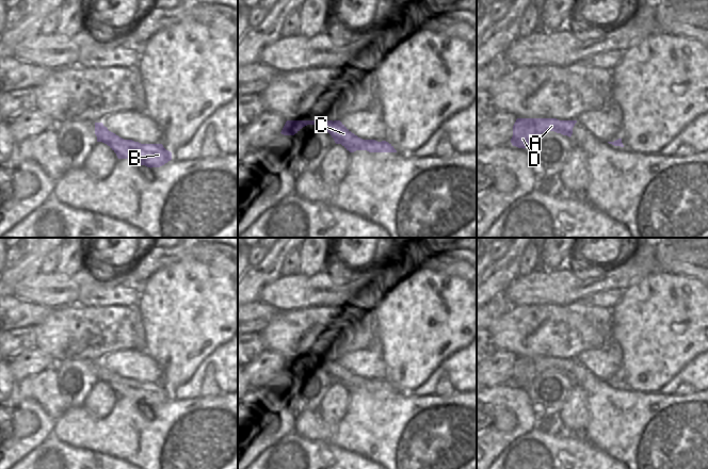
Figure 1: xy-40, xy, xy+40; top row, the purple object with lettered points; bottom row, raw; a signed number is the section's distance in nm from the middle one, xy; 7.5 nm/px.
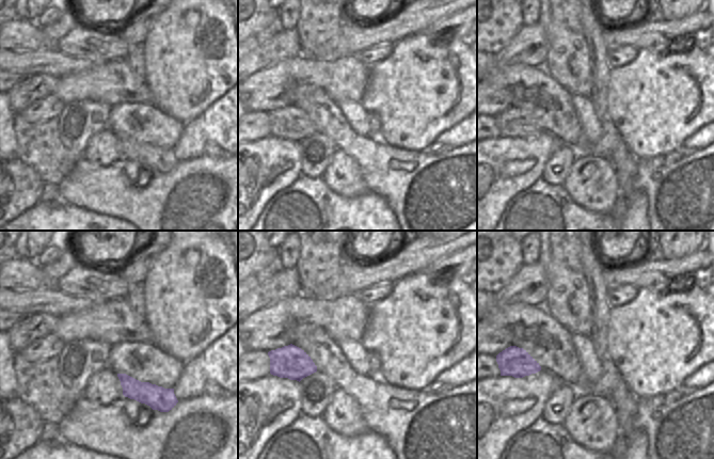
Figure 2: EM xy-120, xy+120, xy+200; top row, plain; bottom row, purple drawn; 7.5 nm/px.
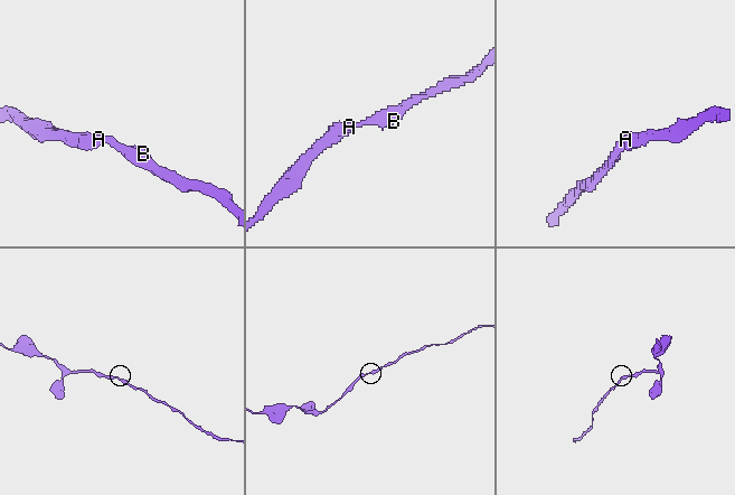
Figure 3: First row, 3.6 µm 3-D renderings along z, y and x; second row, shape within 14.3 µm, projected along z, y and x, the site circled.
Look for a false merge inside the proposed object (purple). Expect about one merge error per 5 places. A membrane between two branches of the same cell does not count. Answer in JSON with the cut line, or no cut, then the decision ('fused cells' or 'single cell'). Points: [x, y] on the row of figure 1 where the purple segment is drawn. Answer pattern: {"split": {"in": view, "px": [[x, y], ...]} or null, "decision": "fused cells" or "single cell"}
{"split": null, "decision": "single cell"}

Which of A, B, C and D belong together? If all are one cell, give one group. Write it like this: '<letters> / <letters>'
A B C D

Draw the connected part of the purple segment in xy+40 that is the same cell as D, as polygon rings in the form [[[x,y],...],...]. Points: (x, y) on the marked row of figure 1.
[[[517,118],[513,126],[511,143],[518,148],[527,148],[542,133],[554,131],[572,136],[577,120],[559,120],[557,118]]]

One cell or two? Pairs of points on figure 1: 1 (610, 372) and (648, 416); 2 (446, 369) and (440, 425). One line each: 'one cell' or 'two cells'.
1: two cells
2: two cells

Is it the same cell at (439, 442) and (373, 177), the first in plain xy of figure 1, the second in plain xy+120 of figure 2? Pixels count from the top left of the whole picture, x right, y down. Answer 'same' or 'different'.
same

